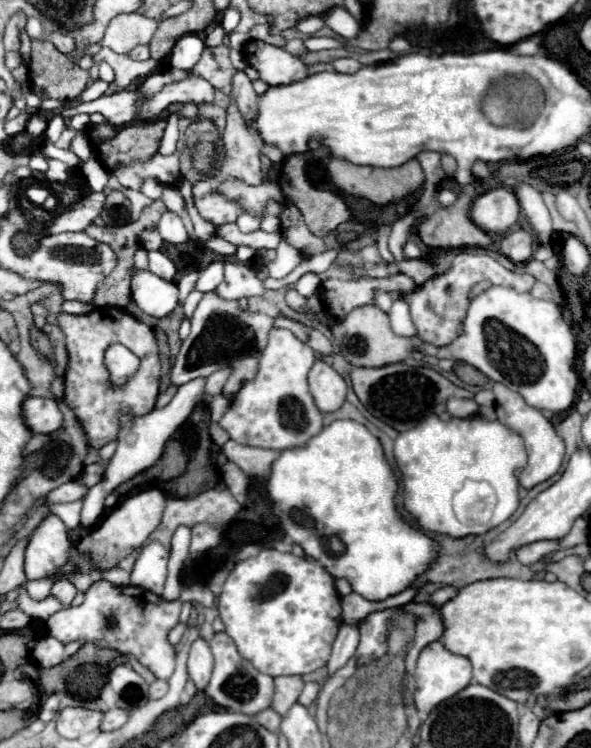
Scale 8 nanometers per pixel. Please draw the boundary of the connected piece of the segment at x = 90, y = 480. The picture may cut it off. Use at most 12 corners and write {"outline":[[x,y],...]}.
{"outline":[[99,464],[83,468],[77,482],[83,486],[95,486],[103,478]]}

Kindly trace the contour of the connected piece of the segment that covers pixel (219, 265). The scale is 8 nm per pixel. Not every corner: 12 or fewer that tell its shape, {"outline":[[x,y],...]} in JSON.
{"outline":[[211,262],[197,290],[215,290],[223,282],[223,262]]}

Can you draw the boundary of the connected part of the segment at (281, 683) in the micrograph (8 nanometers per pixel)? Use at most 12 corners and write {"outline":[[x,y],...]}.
{"outline":[[277,676],[271,708],[285,716],[305,682],[301,676]]}

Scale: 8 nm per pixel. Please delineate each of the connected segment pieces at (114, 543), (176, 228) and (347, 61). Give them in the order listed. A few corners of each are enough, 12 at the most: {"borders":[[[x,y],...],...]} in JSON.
{"borders":[[[157,488],[127,498],[79,542],[111,570],[159,526]],[[163,212],[157,230],[169,244],[189,240],[187,228],[173,212]],[[337,58],[333,68],[337,72],[353,74],[361,68],[355,58]]]}

